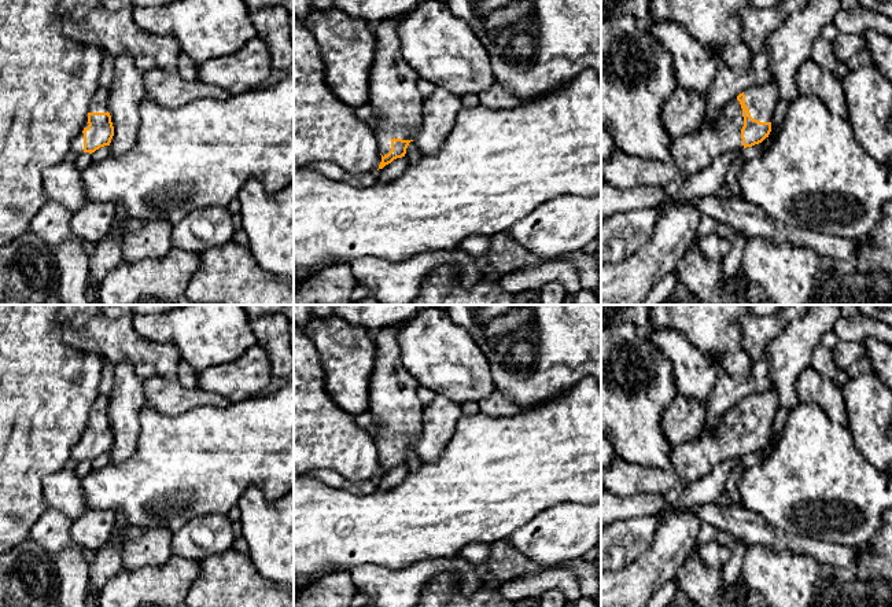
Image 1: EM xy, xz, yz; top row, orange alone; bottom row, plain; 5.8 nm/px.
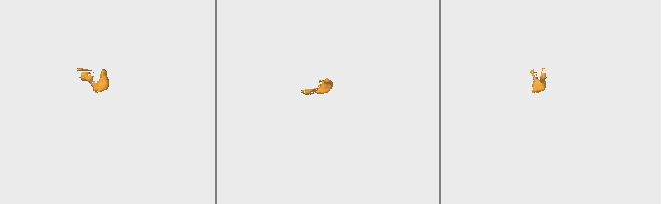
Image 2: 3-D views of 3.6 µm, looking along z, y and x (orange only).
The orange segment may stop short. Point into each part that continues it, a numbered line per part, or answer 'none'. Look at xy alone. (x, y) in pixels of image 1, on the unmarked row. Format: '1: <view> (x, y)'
1: xy (99, 409)
2: xy (77, 452)

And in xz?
1: xz (394, 403)

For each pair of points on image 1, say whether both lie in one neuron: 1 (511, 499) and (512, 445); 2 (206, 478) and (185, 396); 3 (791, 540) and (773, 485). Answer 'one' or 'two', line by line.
1: one
2: two
3: two

